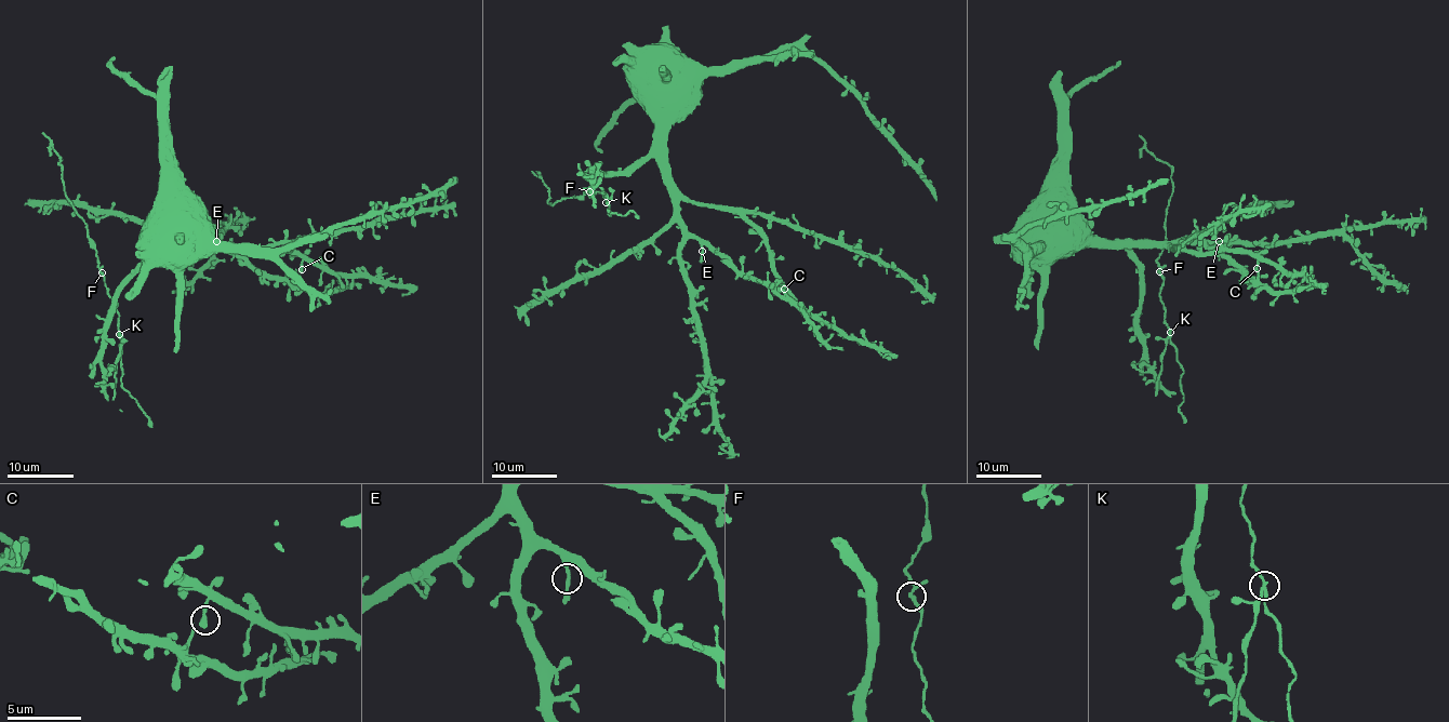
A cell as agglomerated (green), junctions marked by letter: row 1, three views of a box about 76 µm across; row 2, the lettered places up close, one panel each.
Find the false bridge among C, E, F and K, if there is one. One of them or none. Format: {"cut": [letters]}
{"cut": ["K"]}

